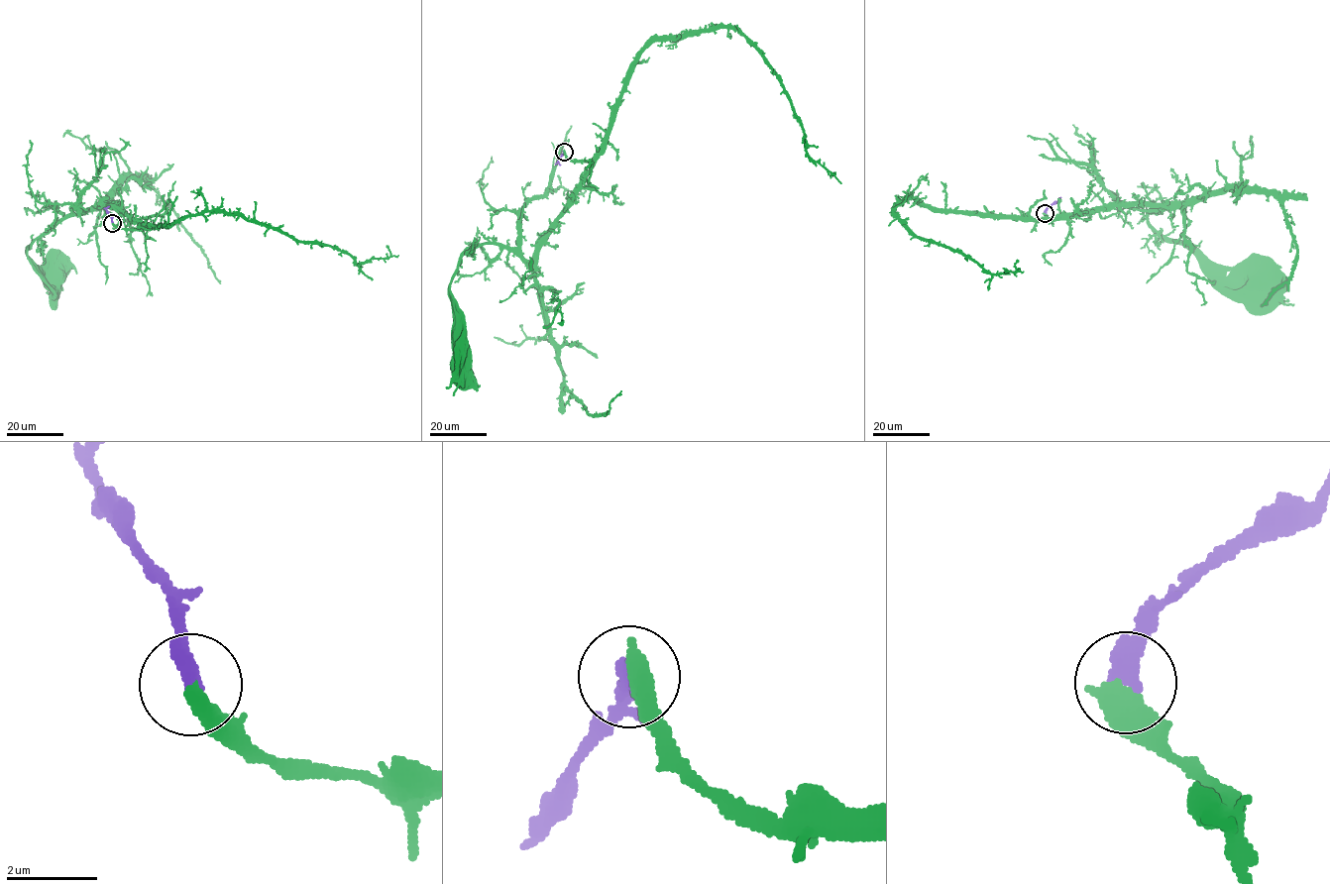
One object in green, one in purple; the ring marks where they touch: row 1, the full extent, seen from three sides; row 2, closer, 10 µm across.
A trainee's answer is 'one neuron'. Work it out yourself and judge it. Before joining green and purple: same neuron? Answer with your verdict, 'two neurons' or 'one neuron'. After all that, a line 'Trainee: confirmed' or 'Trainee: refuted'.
one neuron
Trainee: confirmed

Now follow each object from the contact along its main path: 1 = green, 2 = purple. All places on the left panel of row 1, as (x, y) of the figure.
1: (112, 223), (142, 227), (131, 216), (98, 204), (56, 221), (36, 238), (28, 257), (54, 278)
2: (112, 223), (106, 210), (109, 206)

